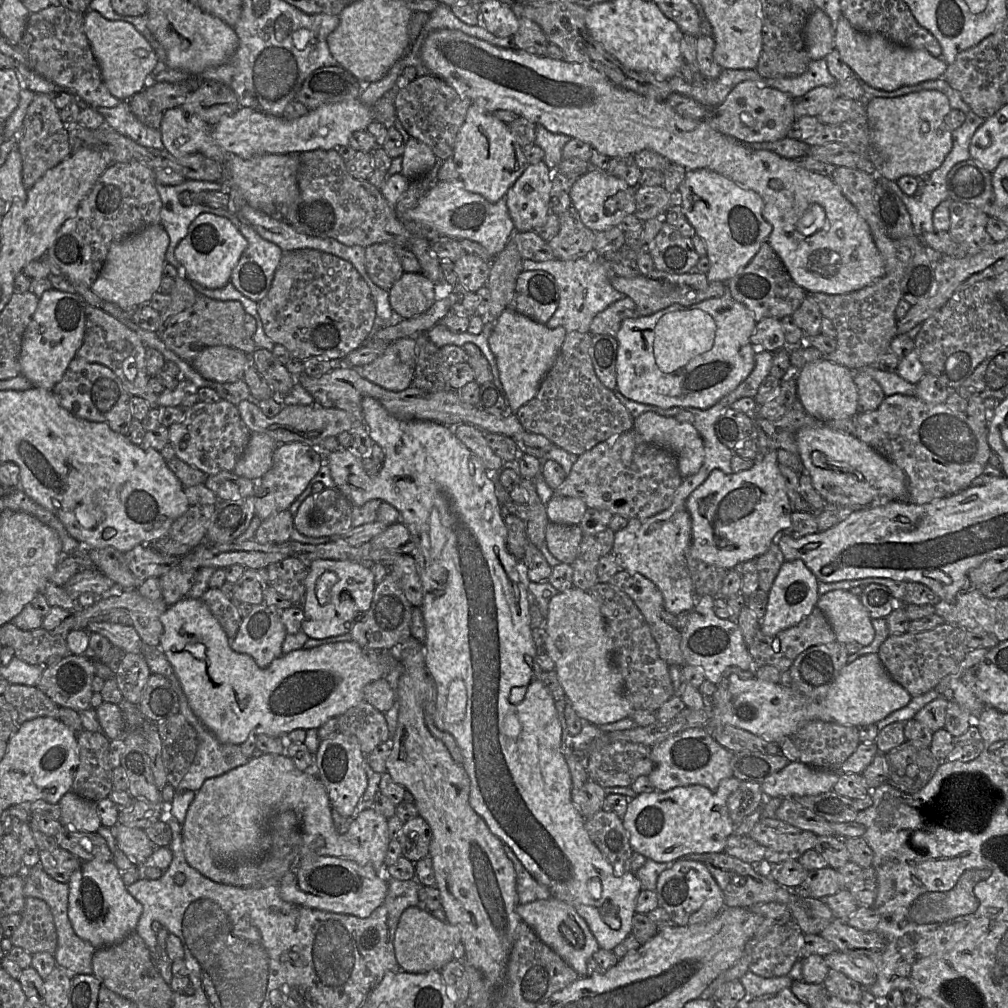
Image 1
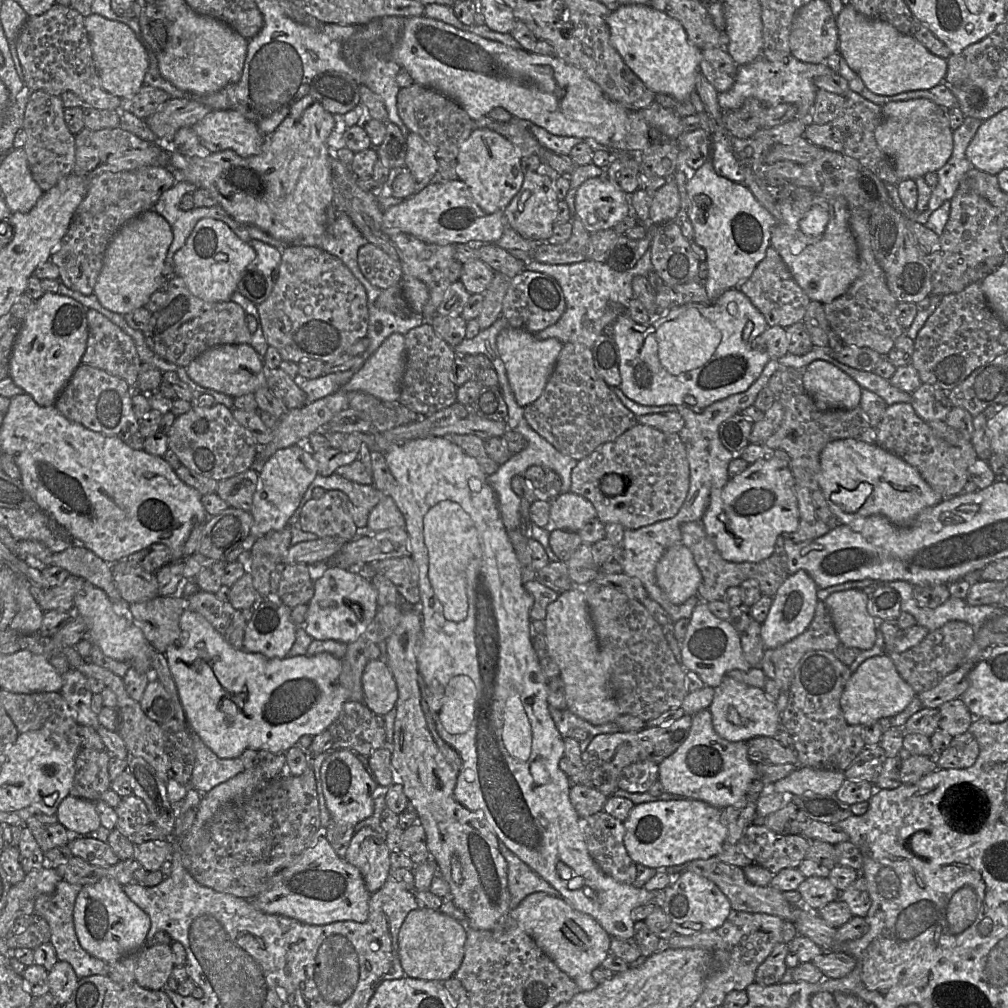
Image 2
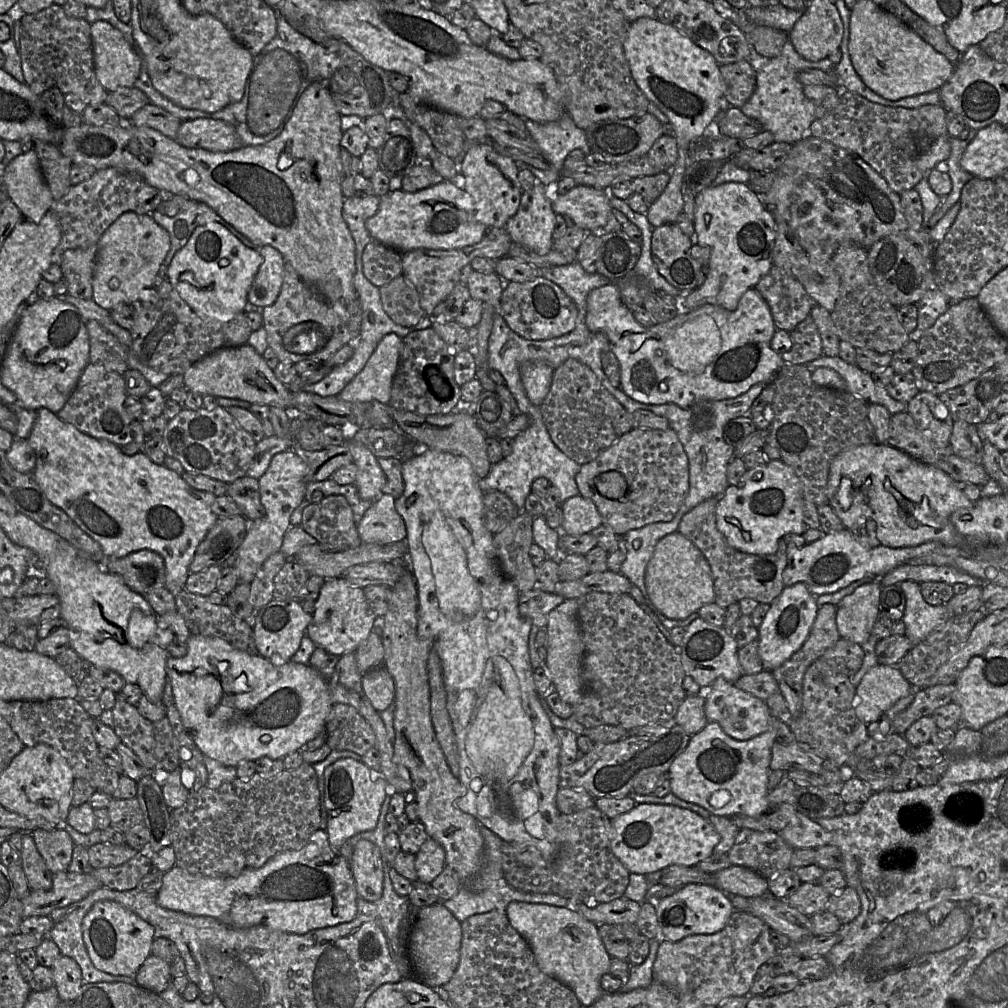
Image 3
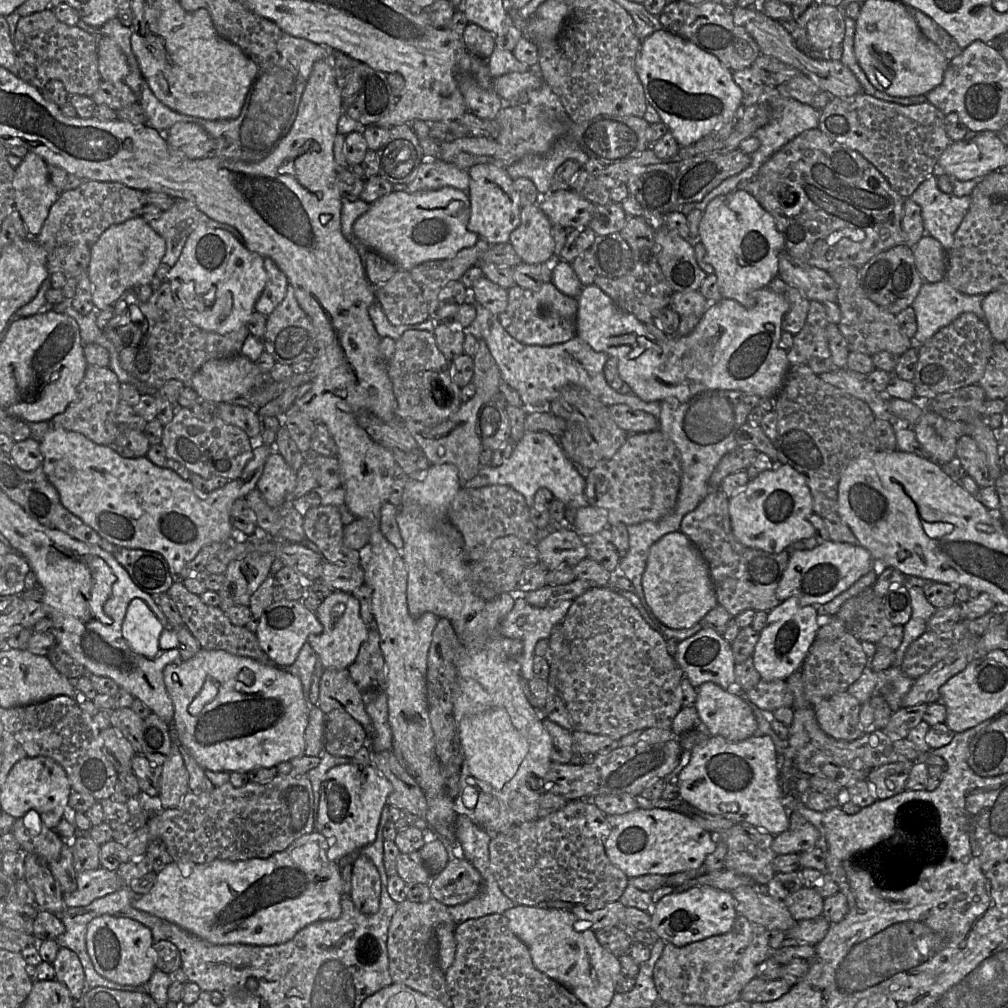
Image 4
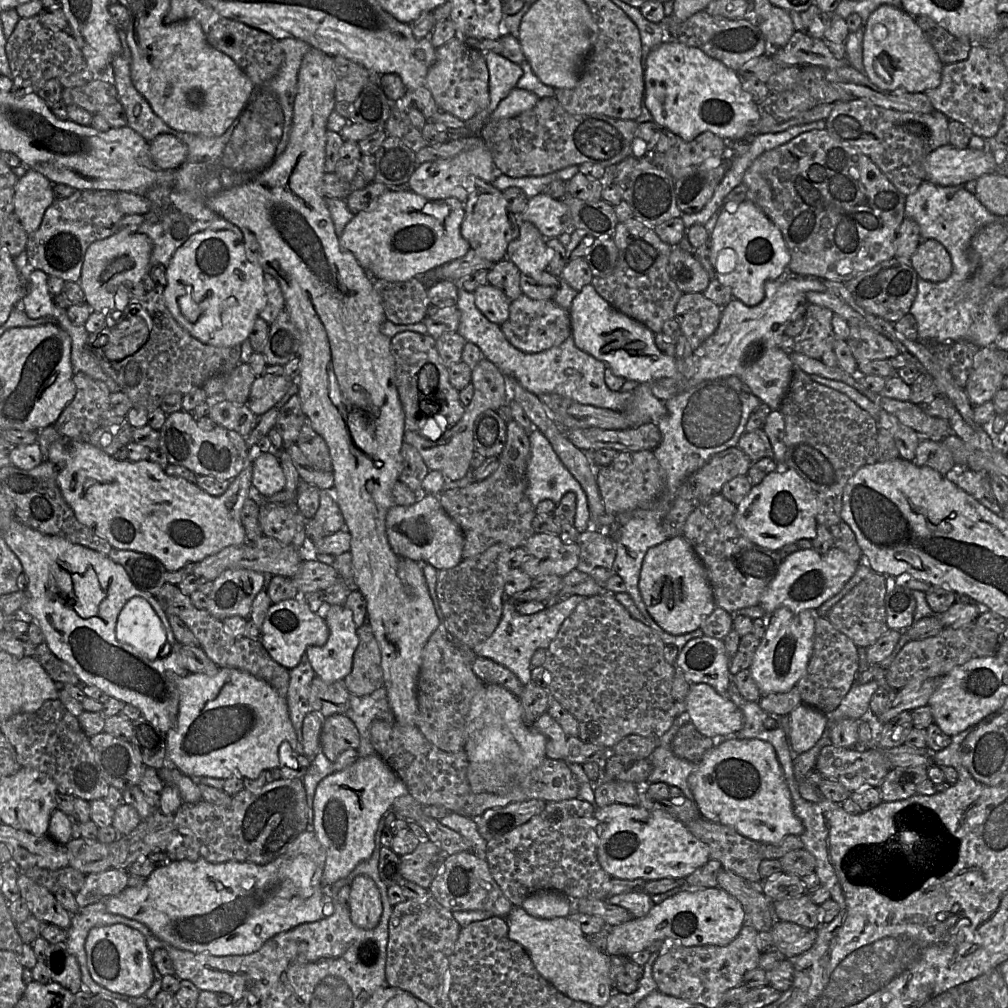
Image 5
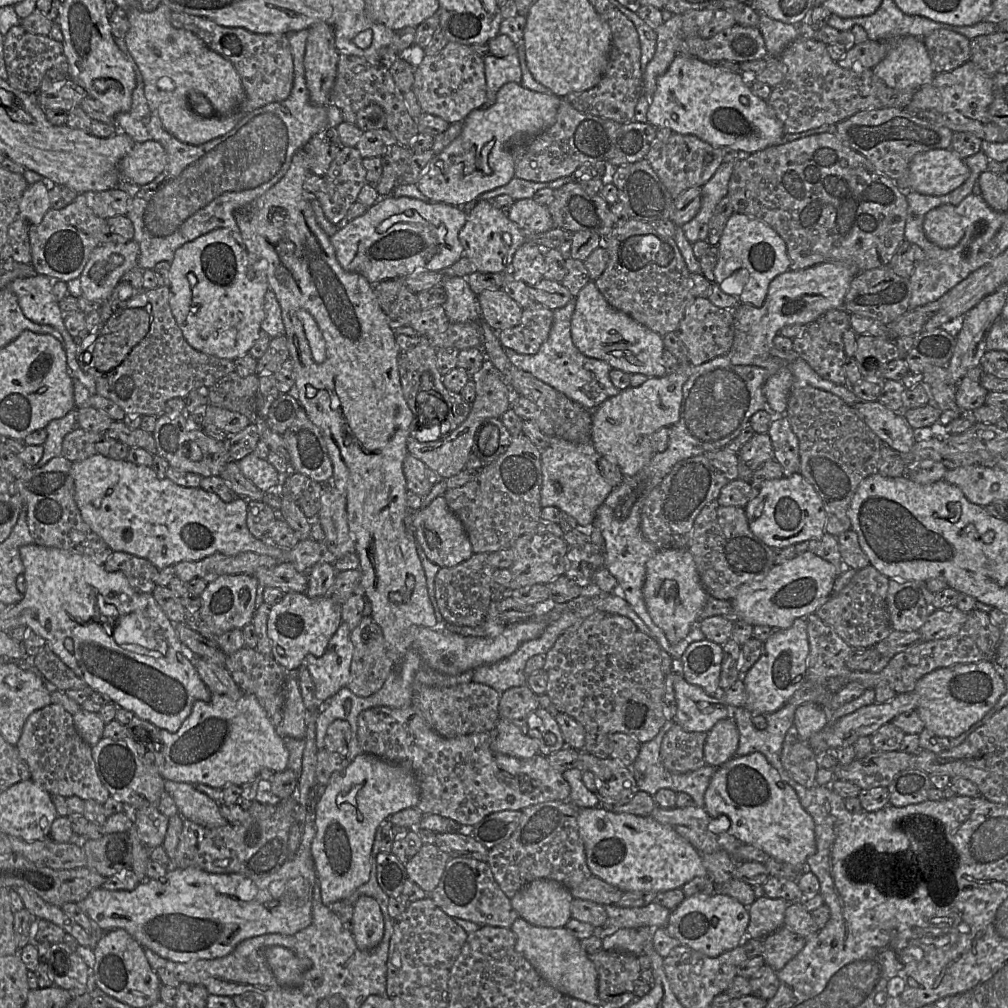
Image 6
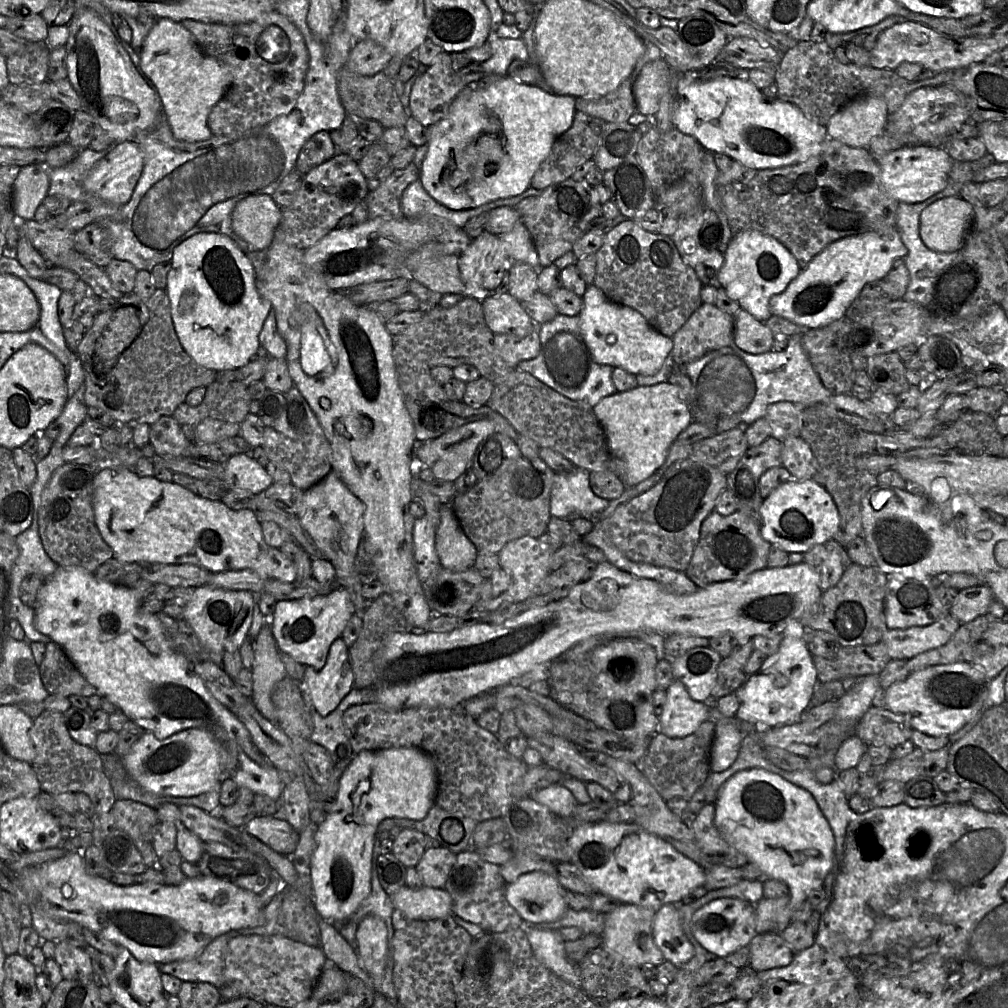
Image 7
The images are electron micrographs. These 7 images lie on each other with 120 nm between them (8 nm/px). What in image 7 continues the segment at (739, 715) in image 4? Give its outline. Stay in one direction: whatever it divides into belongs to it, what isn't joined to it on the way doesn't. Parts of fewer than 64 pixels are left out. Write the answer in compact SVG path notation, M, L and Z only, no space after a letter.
M674 679L659 715L658 732L670 738L686 737L710 719L710 711L710 702L693 700L684 684Z

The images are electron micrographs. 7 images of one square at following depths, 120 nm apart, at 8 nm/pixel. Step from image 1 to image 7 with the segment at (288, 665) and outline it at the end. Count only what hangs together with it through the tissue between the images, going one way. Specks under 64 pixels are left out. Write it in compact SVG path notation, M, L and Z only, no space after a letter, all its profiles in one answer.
M189 728L165 739L158 739L153 732L145 731L122 759L129 777L146 792L159 797L198 796L230 778L236 769L236 759L233 755L228 753L211 732L201 728Z

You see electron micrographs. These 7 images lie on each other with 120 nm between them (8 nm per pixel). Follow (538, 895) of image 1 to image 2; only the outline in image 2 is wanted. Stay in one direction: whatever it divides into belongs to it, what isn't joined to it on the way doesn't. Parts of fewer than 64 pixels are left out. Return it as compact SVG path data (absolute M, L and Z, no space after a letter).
M500 840L499 848L508 865L510 910L517 907L525 897L536 892L547 893L552 896L560 896L557 890L543 878L538 876Z

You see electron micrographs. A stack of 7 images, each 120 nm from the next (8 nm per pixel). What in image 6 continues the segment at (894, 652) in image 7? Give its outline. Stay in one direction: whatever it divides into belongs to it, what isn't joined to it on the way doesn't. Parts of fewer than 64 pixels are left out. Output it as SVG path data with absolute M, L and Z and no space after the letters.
M956 606L934 610L919 632L923 641L949 638L959 632L968 619L968 614Z

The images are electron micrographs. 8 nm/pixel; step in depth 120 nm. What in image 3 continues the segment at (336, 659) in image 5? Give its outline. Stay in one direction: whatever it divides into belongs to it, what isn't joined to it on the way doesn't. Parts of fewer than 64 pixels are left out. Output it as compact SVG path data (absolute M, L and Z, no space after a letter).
M344 578L325 580L306 634L330 654L341 657L355 653L361 642L372 632L376 616L371 612L362 588L351 585Z

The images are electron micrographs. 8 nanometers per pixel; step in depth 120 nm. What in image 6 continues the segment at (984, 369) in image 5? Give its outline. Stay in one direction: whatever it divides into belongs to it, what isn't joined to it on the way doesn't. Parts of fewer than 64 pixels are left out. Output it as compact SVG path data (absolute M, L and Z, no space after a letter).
M980 366L974 367L957 384L956 404L960 410L972 411L985 404L989 391L980 383L983 374Z

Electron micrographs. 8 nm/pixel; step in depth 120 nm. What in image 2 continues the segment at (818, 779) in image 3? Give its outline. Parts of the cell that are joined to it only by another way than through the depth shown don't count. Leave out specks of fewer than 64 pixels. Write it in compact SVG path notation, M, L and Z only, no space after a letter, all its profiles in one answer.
M758 736L747 741L749 759L755 763L756 779L764 784L774 783L789 776L800 765L796 750L783 746L774 737Z

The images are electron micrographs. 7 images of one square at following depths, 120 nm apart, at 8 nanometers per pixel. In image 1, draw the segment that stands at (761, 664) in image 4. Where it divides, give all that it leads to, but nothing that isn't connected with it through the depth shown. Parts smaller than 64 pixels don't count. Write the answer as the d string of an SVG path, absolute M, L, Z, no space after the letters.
M802 560L785 561L768 592L765 615L760 620L760 630L767 636L797 625L816 607L819 599L818 579Z

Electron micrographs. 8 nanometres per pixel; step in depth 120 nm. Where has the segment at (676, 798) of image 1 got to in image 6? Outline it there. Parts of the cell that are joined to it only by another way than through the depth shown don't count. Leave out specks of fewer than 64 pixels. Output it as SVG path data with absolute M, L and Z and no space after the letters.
M602 807L581 808L578 815L578 826L591 873L624 892L659 893L682 888L695 877L709 875L701 853L674 828L656 821L651 816L614 813Z

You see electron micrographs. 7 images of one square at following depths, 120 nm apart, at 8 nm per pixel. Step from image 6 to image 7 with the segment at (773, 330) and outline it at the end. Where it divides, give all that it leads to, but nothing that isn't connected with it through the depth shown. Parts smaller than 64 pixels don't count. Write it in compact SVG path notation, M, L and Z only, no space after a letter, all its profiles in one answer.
M897 229L885 233L866 232L838 239L814 256L782 293L770 298L771 313L804 329L826 326L846 314L866 284L880 281L894 261L905 258L906 255L907 247Z

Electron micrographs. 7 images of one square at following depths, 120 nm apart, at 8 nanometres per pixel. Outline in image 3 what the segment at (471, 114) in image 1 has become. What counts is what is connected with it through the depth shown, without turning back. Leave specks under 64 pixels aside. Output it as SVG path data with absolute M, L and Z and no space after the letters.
M470 142L458 161L455 184L465 190L472 205L472 219L488 228L505 227L518 210L522 188L518 180L519 166L513 159L499 154L490 144Z

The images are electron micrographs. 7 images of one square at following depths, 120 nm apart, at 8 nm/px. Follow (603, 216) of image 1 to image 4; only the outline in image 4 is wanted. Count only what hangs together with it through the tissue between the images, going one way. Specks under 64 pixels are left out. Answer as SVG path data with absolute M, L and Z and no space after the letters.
M559 190L550 192L543 196L538 201L539 207L547 215L550 222L554 225L562 227L586 227L588 226L591 217L593 216L593 207L598 204L593 204L572 190Z

